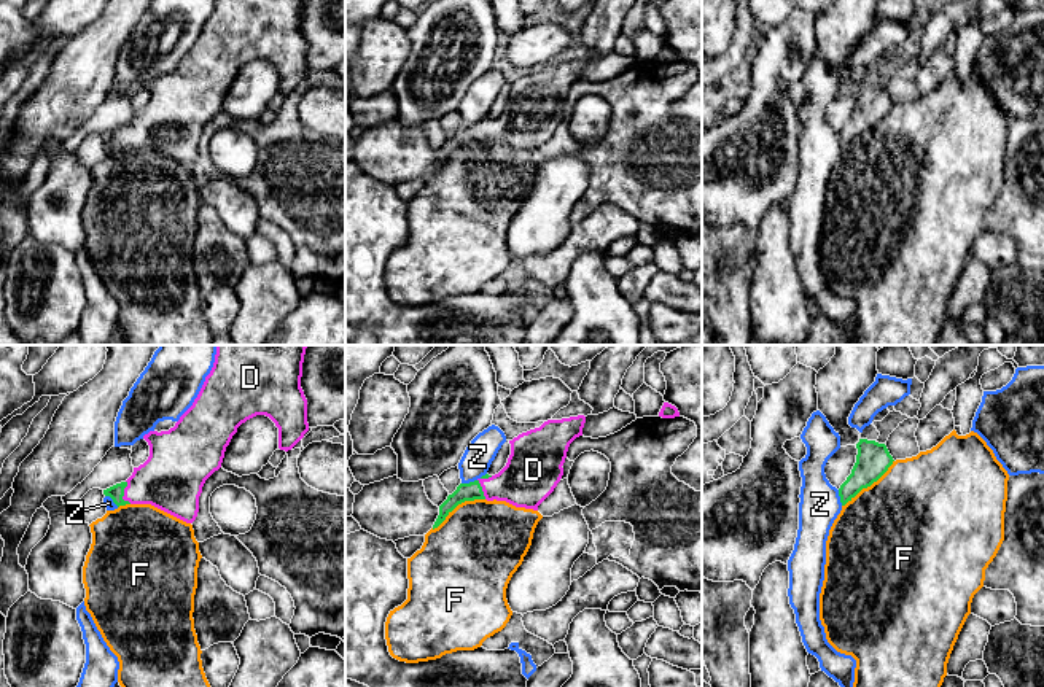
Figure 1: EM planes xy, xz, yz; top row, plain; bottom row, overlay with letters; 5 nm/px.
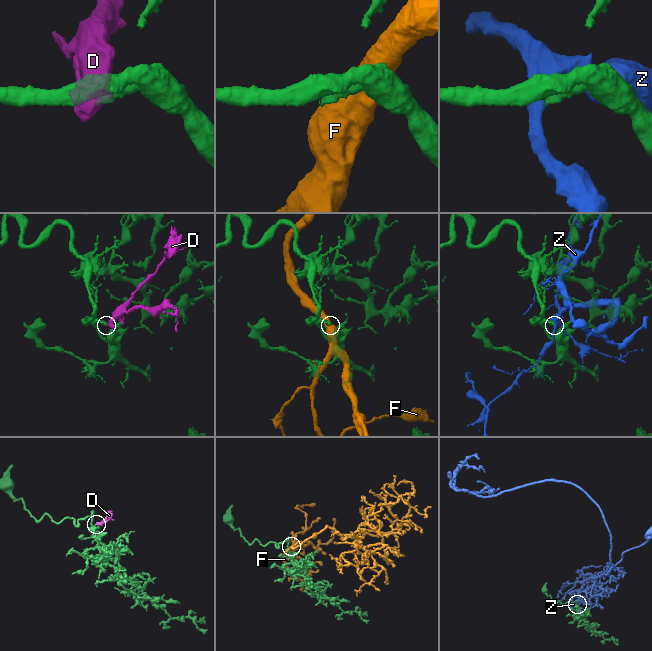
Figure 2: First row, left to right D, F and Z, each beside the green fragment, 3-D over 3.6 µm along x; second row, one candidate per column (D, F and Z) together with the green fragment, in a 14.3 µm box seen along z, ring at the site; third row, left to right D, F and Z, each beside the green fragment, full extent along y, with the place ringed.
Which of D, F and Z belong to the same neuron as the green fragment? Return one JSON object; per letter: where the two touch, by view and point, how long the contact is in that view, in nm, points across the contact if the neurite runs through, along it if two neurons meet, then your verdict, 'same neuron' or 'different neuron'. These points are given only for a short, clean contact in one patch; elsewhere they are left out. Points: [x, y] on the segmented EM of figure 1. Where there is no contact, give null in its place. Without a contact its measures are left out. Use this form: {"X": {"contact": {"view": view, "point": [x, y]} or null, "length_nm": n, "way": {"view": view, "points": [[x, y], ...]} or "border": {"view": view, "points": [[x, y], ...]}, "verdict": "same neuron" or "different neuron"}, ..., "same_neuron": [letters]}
{"D": {"contact": {"view": "xz", "point": [479, 484]}, "length_nm": 130, "way": {"view": "xz", "points": [[465, 492], [471, 492], [479, 484], [519, 484], [527, 479]]}, "verdict": "same neuron"}, "F": {"contact": {"view": "yz", "point": [869, 485]}, "length_nm": 360, "verdict": "different neuron"}, "Z": {"contact": {"view": "xz", "point": [470, 482]}, "length_nm": 80, "verdict": "different neuron"}, "same_neuron": ["D"]}

